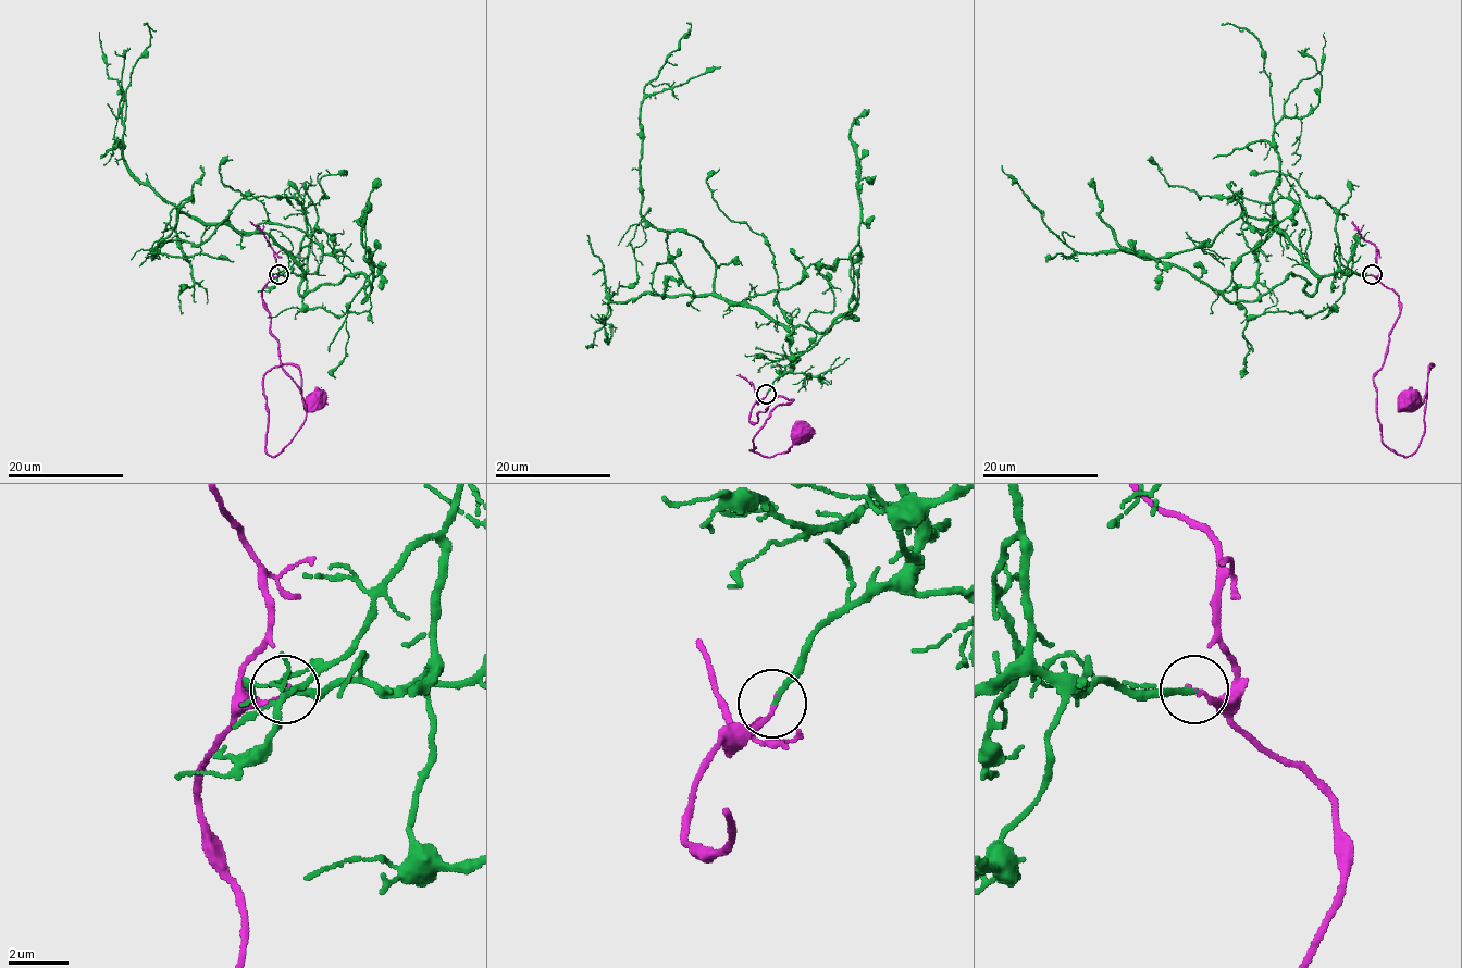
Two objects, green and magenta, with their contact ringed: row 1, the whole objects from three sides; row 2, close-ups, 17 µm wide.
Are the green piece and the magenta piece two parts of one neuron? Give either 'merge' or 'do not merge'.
merge

